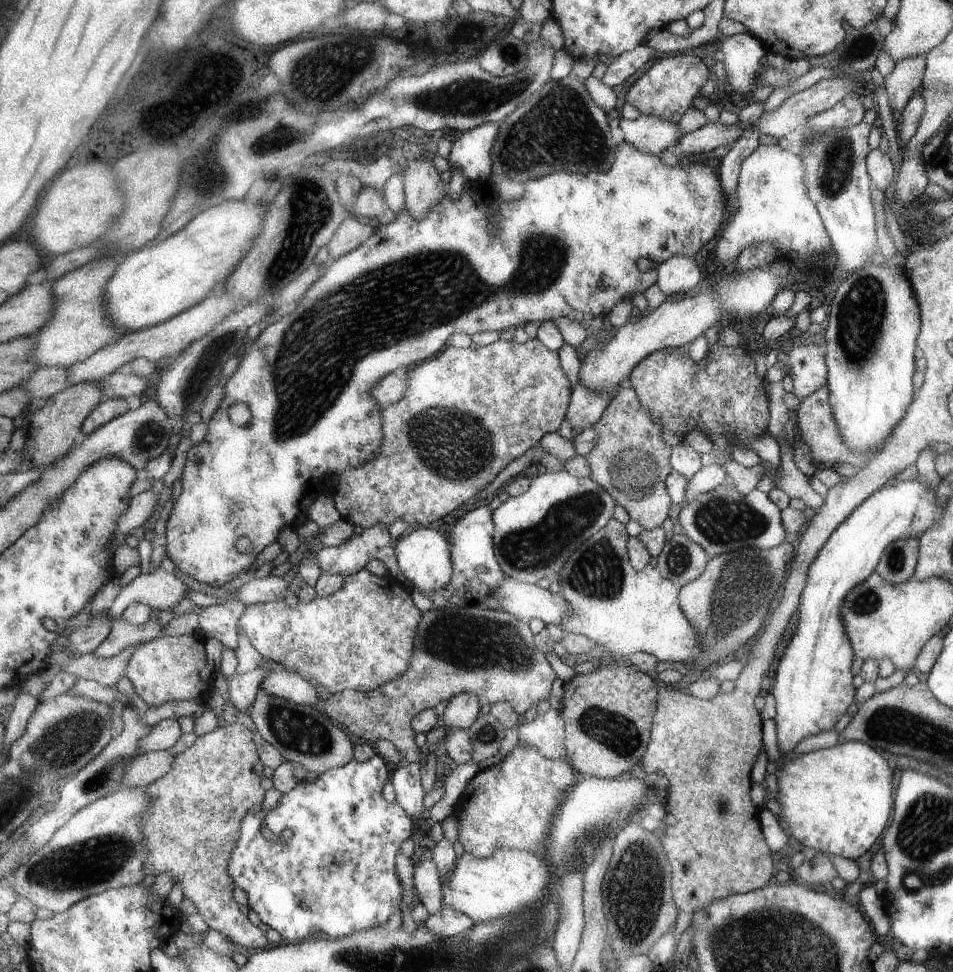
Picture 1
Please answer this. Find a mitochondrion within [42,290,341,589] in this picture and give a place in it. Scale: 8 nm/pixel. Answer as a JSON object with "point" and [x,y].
{"point":[202,372]}

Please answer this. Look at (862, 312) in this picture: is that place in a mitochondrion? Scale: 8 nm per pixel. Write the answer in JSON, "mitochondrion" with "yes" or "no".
{"mitochondrion":"yes"}

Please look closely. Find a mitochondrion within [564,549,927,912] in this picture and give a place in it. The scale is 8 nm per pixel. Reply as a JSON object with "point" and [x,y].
{"point":[746,596]}

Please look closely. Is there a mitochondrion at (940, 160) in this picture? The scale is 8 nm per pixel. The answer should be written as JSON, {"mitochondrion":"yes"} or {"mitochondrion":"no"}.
{"mitochondrion":"no"}

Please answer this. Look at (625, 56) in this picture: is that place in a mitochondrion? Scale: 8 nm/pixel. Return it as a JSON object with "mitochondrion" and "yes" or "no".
{"mitochondrion":"no"}

